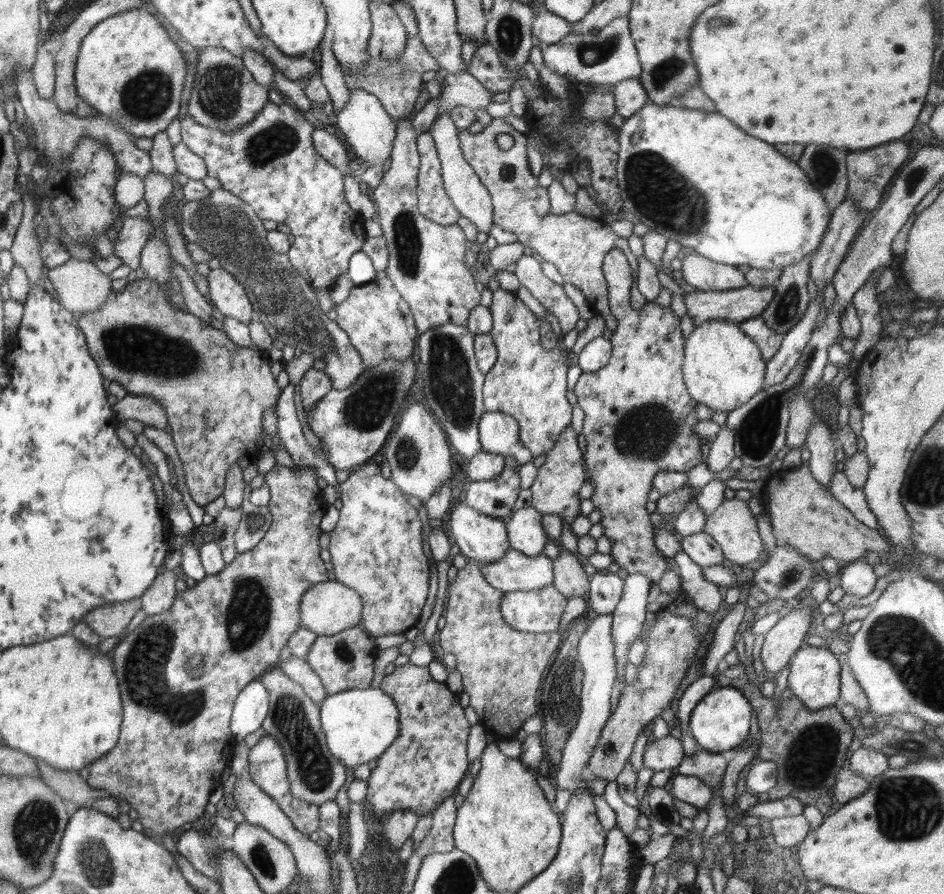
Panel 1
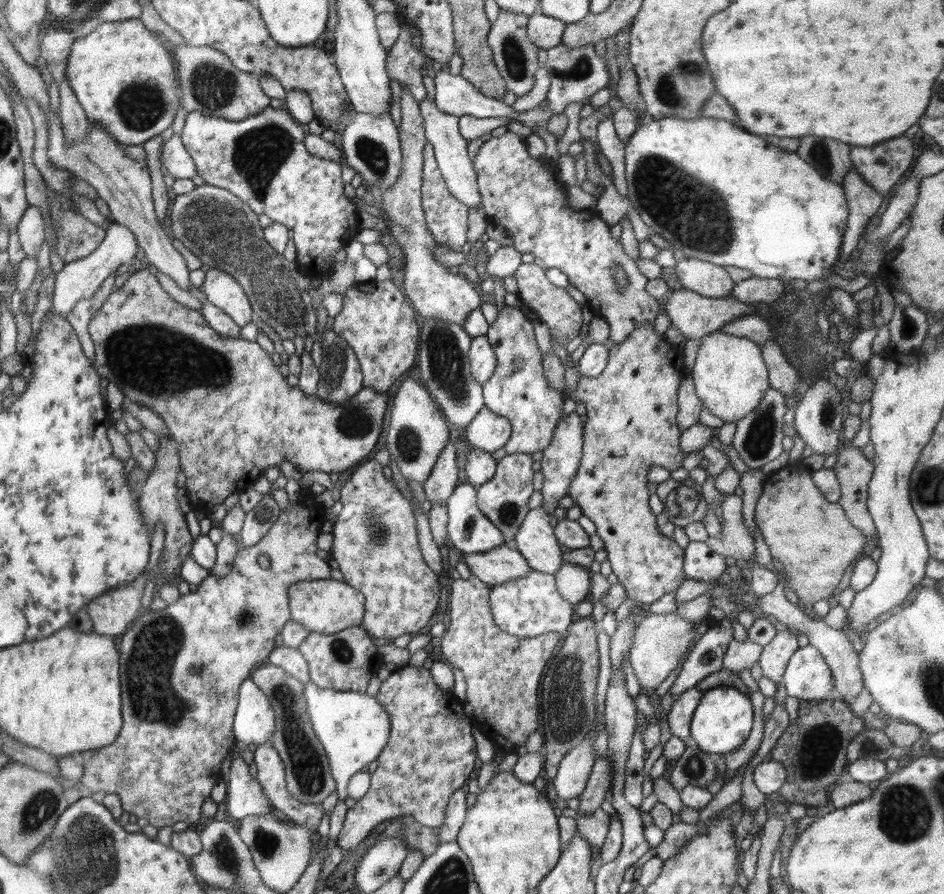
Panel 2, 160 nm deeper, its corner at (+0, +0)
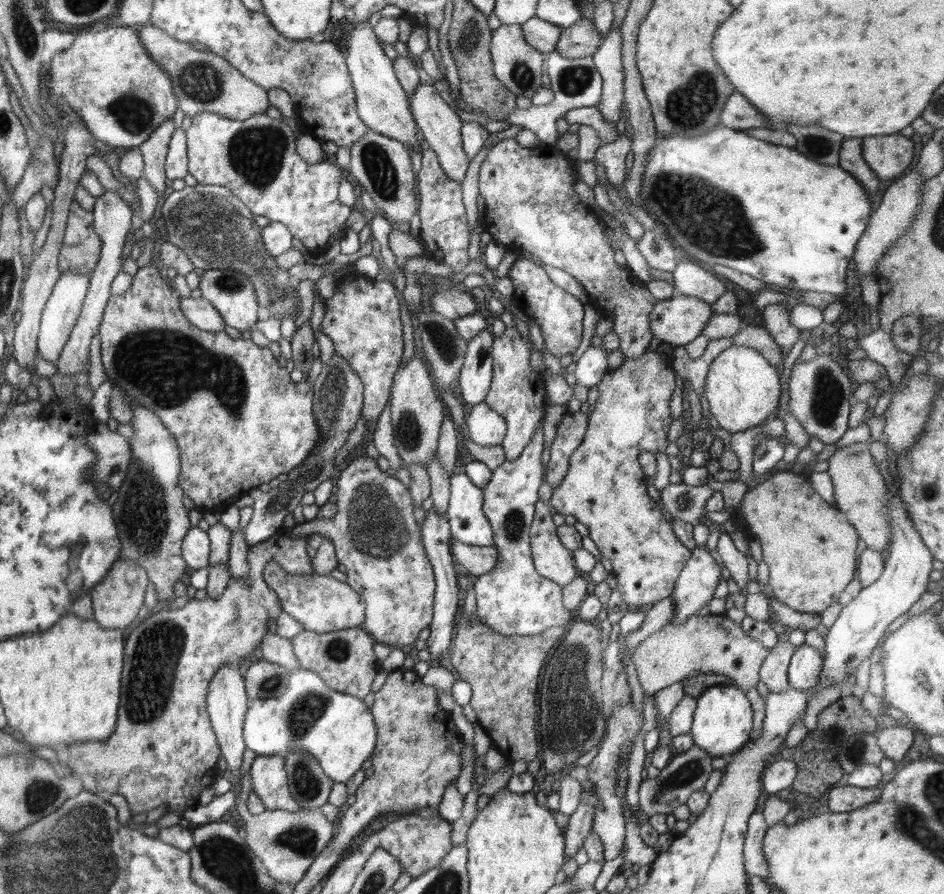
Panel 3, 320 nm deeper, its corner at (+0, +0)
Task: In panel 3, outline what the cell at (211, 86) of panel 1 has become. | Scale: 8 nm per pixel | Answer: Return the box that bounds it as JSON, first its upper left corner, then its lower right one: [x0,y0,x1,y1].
[138,24,271,120]

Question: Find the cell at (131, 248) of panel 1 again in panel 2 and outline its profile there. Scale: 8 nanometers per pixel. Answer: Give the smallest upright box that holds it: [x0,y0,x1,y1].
[49,221,138,318]

